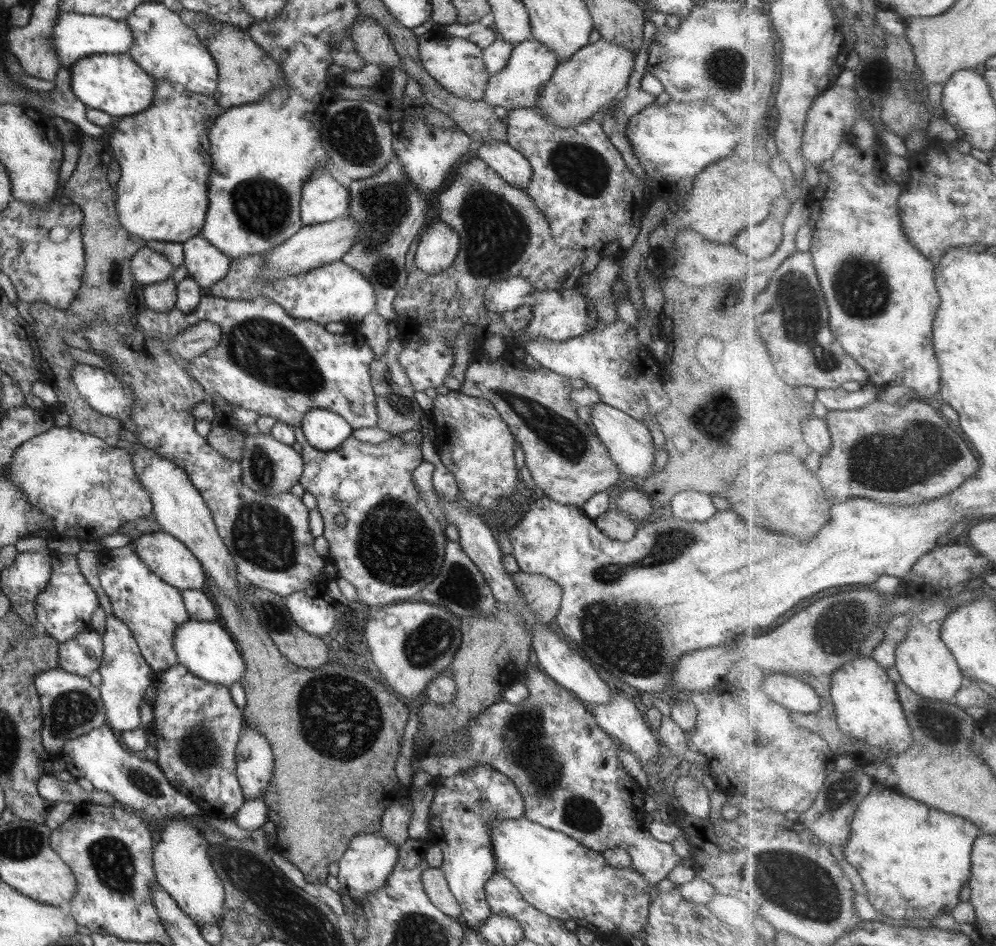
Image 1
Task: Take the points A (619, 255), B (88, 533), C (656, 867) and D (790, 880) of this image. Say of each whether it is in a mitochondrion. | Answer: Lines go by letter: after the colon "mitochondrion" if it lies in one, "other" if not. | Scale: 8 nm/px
A: other
B: other
C: other
D: mitochondrion

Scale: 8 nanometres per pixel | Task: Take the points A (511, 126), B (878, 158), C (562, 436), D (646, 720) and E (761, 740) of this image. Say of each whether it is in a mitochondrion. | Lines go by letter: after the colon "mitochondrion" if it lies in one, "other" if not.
A: other
B: other
C: mitochondrion
D: other
E: mitochondrion

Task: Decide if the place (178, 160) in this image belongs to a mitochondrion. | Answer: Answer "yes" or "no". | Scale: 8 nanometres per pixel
no

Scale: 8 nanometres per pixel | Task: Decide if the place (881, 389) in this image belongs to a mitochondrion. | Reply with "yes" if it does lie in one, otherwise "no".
no

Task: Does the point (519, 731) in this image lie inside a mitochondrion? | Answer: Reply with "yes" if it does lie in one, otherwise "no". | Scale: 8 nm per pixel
yes

